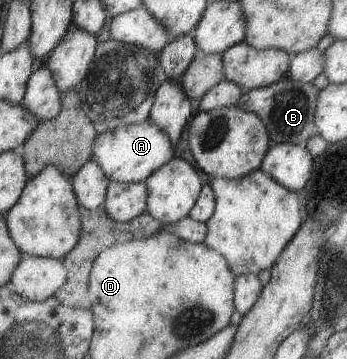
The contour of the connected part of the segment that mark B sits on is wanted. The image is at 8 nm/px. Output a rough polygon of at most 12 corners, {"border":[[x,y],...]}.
{"border":[[285,74],[243,91],[236,105],[259,117],[271,144],[317,133],[318,89]]}

